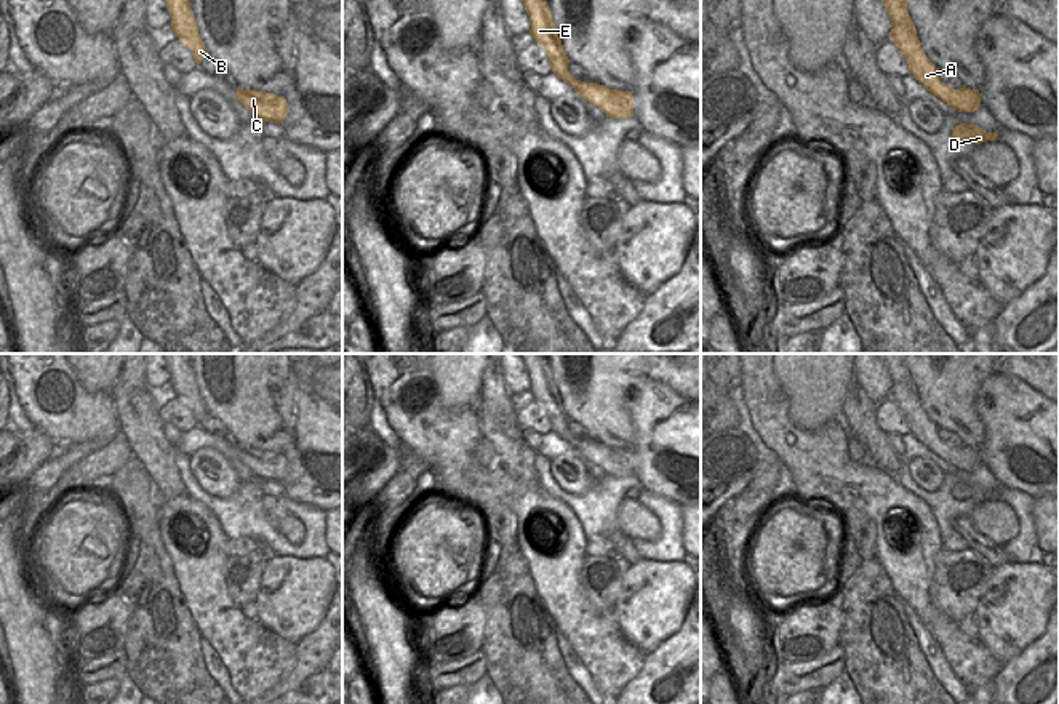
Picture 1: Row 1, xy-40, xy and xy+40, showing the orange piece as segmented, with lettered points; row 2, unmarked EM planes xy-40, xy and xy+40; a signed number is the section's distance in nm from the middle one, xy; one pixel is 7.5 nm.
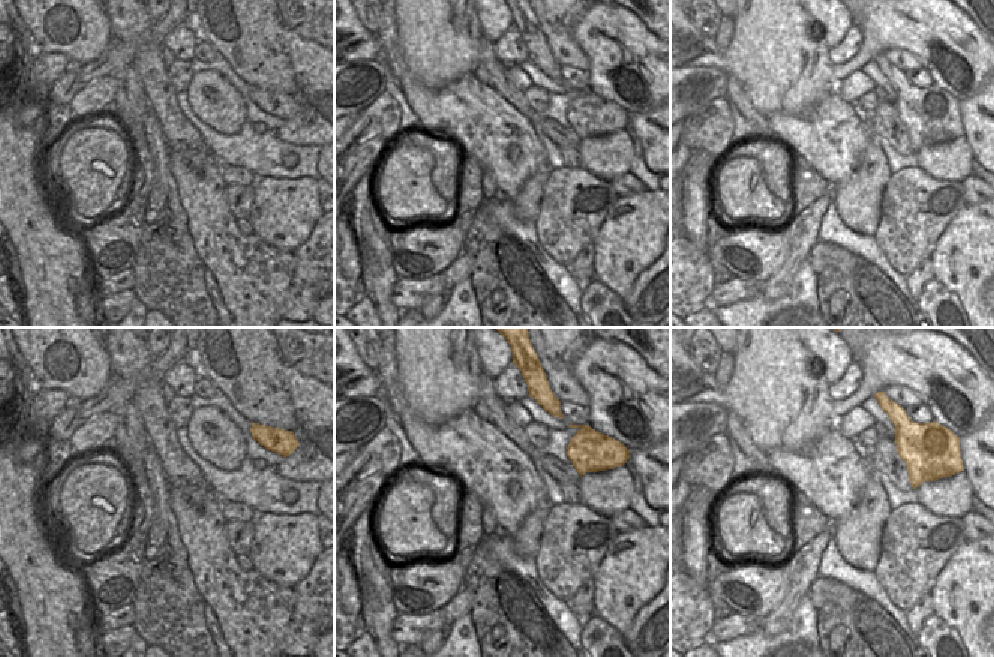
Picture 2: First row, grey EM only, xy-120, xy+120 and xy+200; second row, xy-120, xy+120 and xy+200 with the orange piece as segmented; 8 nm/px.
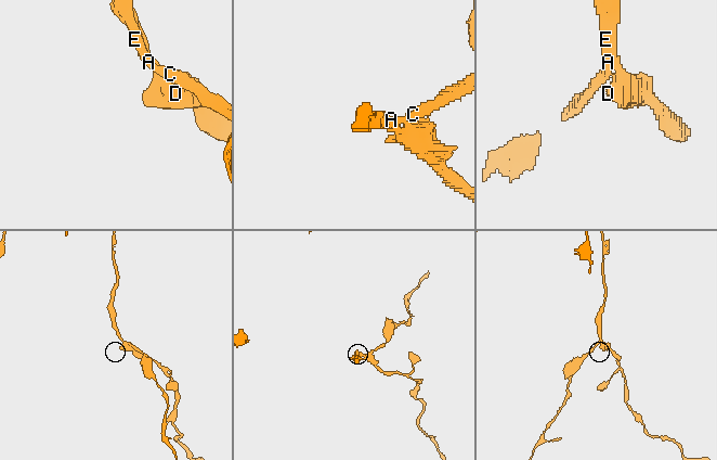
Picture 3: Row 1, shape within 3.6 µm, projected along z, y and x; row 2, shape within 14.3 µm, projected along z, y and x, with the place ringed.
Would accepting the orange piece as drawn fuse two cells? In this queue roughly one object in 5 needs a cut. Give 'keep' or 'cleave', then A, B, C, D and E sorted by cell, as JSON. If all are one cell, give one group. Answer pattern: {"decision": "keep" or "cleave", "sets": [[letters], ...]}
{"decision": "cleave", "sets": [["A", "B", "D", "E"], ["C"]]}

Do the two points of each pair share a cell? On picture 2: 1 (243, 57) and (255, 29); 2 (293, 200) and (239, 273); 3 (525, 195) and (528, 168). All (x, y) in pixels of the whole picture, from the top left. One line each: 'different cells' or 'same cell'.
1: same cell
2: different cells
3: different cells

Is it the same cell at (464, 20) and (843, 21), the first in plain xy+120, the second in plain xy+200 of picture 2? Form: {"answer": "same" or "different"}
{"answer": "different"}

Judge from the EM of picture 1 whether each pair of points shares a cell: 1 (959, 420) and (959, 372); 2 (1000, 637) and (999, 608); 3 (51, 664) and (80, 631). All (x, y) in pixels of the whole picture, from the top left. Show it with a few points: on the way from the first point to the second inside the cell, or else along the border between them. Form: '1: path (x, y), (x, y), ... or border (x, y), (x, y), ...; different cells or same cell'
1: path (959, 408), (959, 383); same cell
2: path (1000, 631), (1000, 615); same cell
3: border (63, 618), (61, 647), (69, 663); different cells

